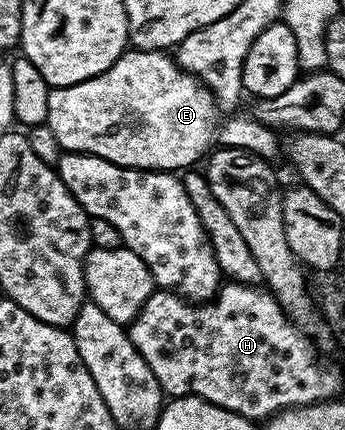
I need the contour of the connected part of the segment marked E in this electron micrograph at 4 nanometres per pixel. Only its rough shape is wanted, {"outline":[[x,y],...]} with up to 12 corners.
{"outline":[[167,51],[53,87],[64,152],[179,173],[212,150],[280,158]]}

